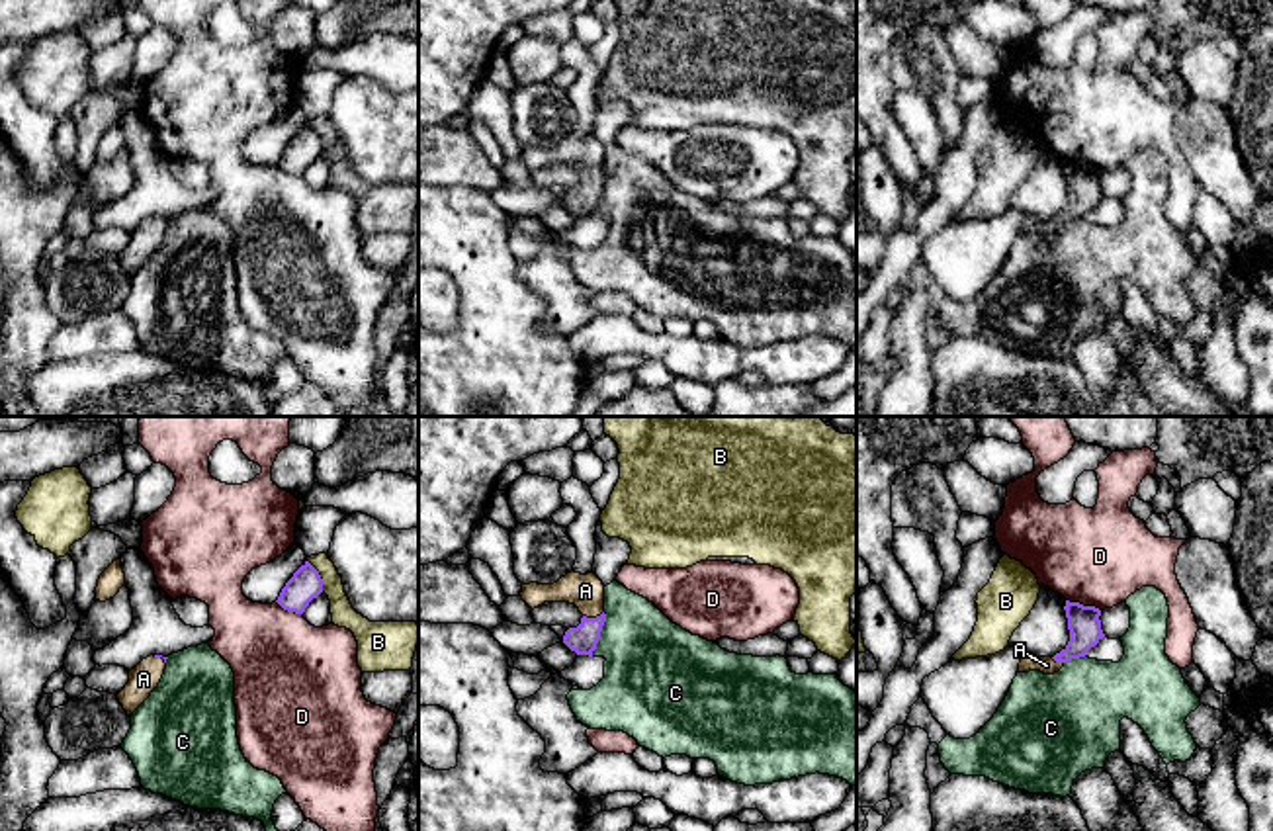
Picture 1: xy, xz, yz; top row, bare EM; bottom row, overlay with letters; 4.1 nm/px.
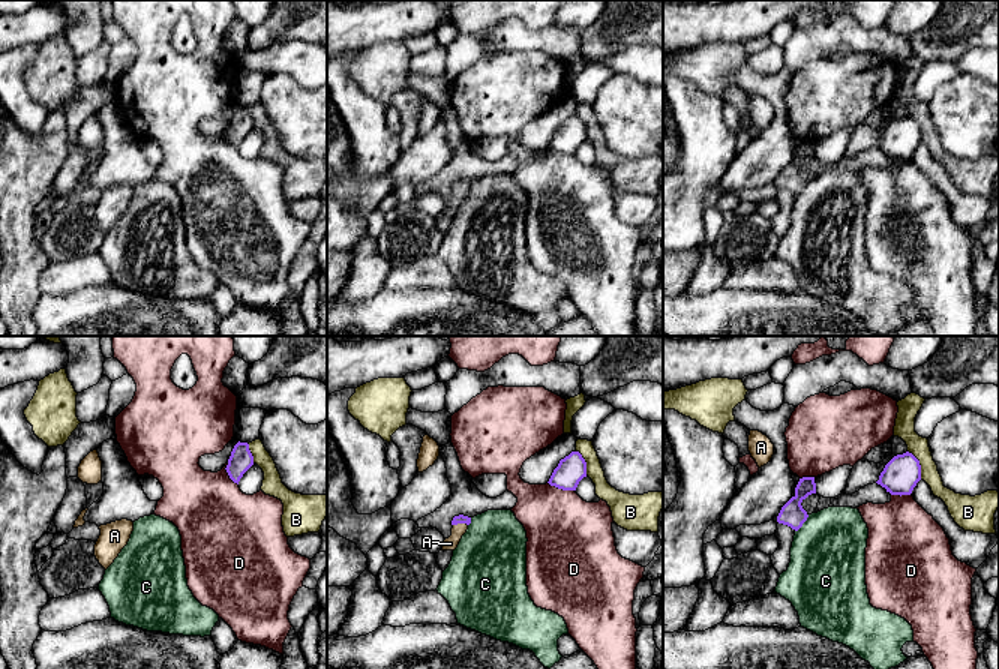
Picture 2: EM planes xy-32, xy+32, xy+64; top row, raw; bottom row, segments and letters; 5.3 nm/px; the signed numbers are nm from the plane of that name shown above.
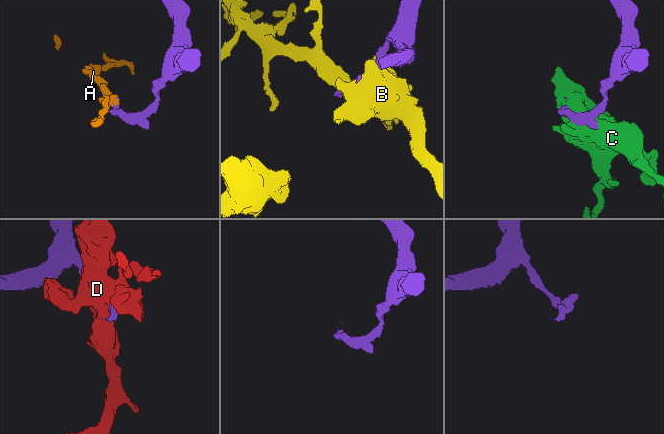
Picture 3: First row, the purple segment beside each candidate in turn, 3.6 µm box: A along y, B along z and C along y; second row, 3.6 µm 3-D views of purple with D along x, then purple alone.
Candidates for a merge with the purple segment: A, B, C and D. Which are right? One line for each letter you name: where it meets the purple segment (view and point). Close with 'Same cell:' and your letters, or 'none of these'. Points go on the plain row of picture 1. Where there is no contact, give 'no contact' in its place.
A: contact xz (593, 180)
Same cell: A

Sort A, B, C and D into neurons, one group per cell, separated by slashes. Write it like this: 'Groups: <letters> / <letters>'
Groups: A / B / C / D

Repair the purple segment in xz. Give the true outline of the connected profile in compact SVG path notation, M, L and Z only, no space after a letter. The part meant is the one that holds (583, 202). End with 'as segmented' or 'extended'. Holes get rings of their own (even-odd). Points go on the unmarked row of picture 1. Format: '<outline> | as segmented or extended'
M567 135L553 147L522 147L522 162L534 172L544 164L569 164L583 176L577 190L569 190L563 197L563 205L577 217L593 219L600 201L604 176L604 147L594 135Z | extended

